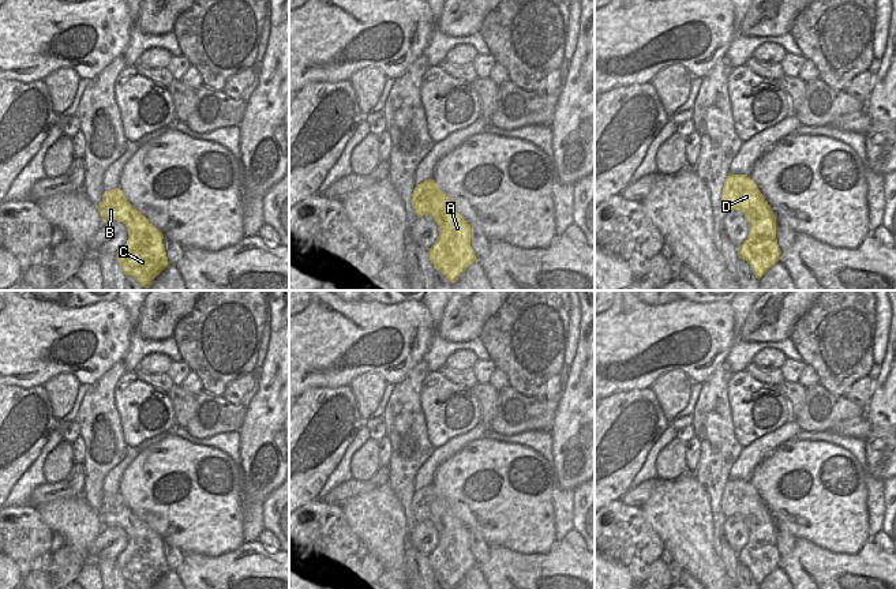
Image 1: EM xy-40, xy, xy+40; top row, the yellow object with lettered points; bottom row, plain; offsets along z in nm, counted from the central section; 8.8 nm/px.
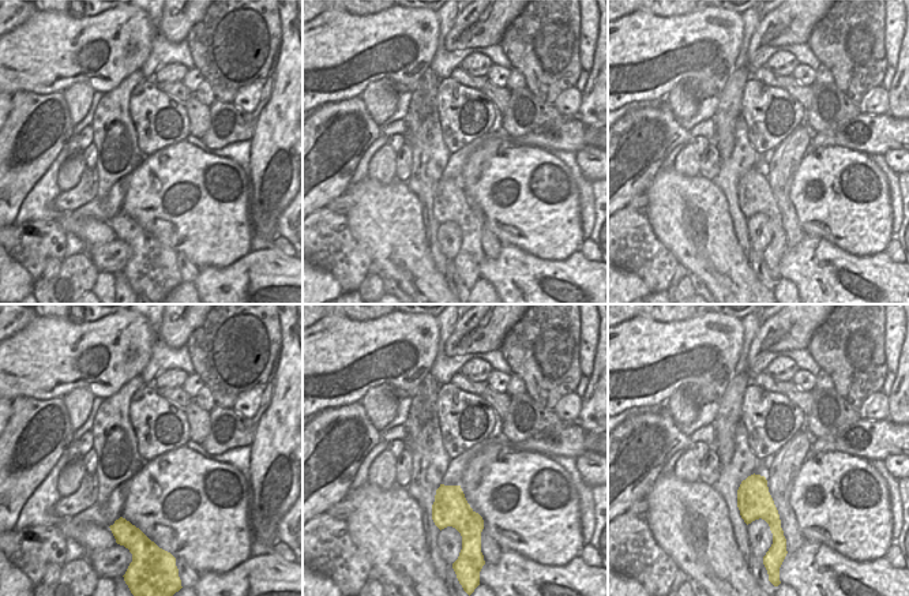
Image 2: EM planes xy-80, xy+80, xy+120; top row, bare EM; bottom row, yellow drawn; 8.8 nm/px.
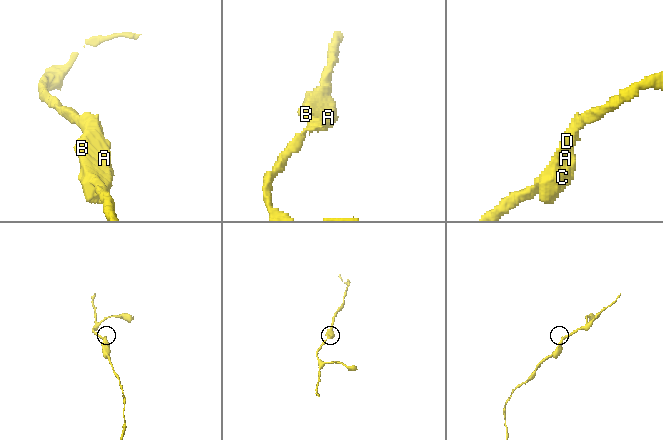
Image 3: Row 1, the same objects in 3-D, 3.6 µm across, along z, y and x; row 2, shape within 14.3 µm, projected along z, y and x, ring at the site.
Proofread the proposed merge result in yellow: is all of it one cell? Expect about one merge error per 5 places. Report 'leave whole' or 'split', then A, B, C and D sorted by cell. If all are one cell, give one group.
leave whole; groups A B C D

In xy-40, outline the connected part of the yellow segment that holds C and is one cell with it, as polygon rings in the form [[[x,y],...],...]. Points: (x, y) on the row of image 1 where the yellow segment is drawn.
[[[120,187],[105,191],[97,209],[104,222],[117,221],[125,225],[128,240],[117,250],[117,260],[125,275],[134,277],[147,289],[169,265],[162,244],[164,235],[127,200]]]

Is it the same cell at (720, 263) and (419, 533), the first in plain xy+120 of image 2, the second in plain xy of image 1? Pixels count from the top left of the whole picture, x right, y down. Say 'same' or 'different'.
different

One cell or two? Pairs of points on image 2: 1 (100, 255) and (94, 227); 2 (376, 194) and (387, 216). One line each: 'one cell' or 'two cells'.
1: two cells
2: one cell

